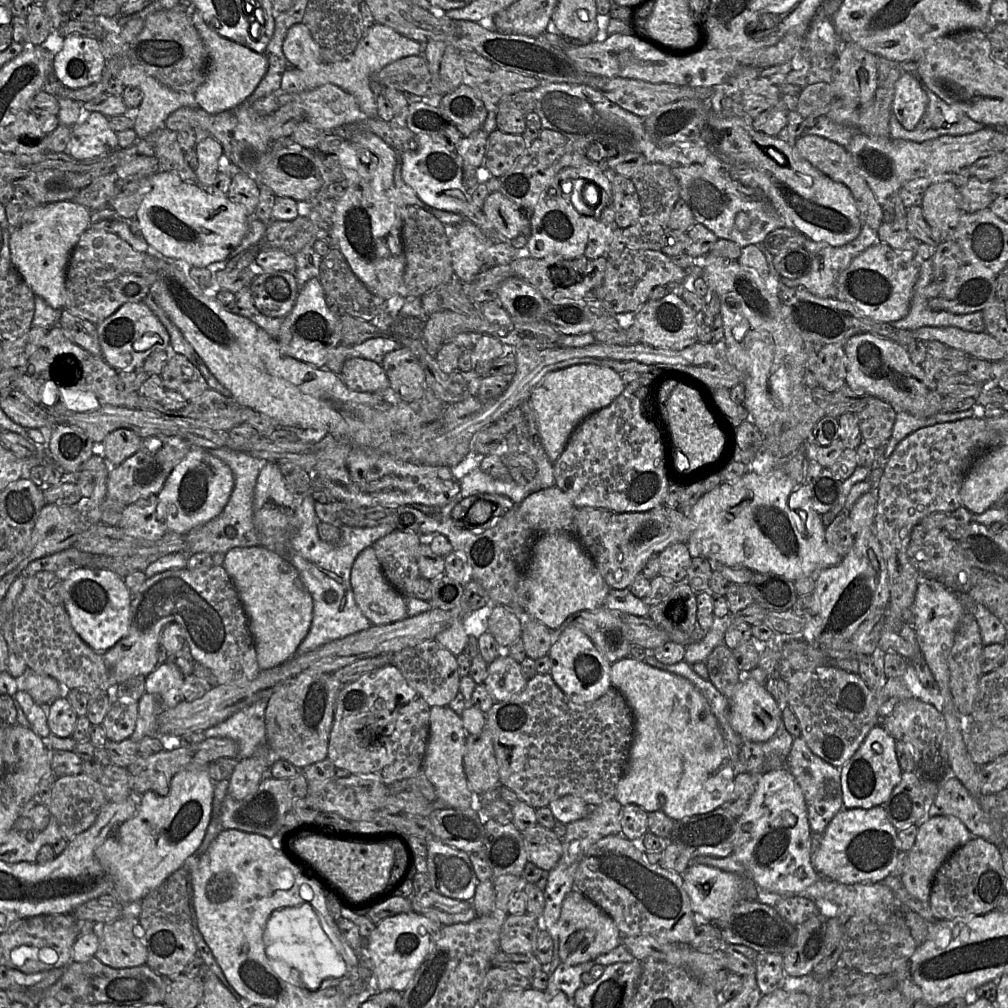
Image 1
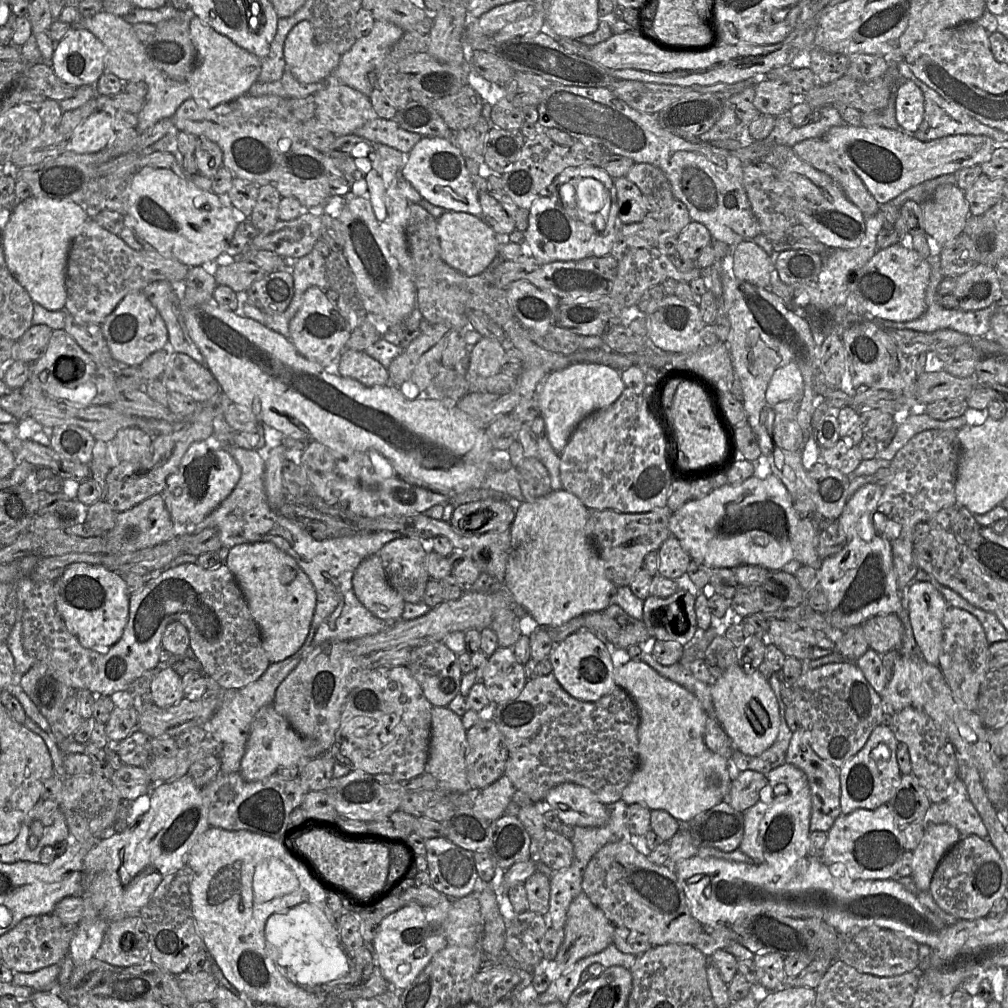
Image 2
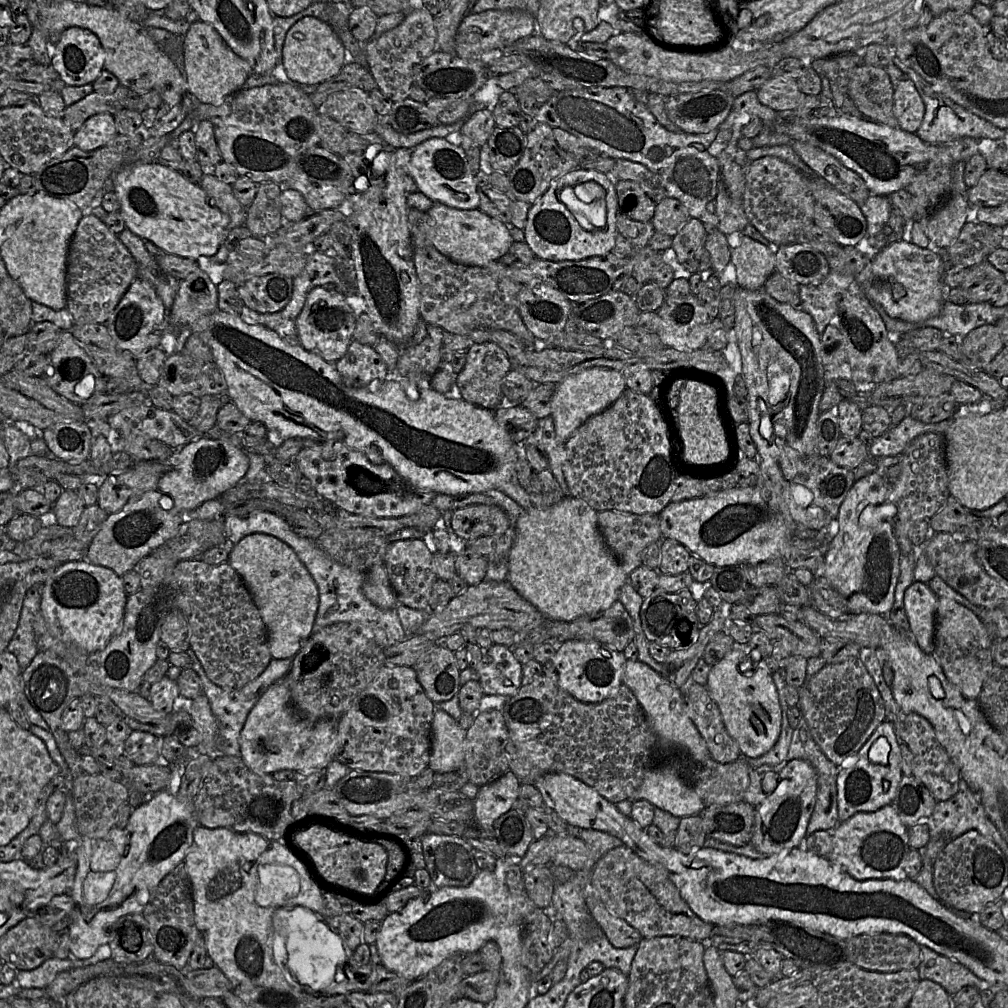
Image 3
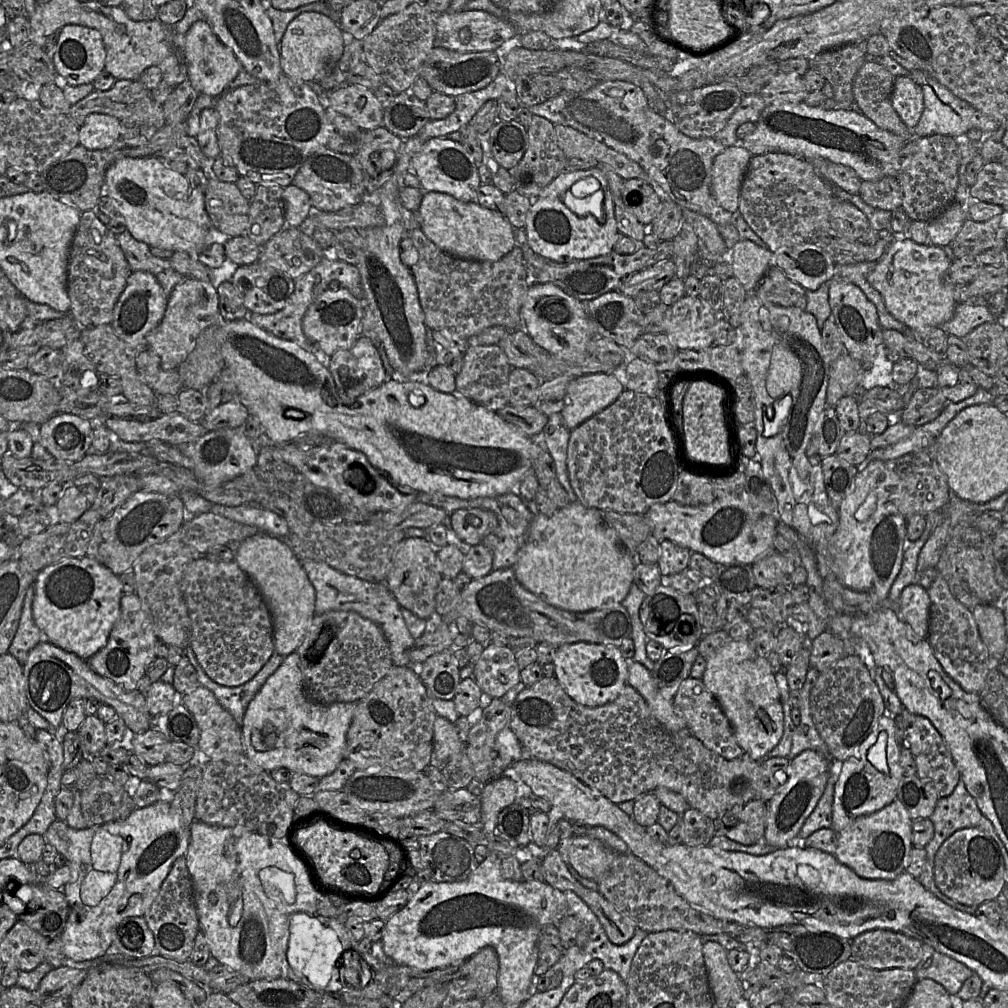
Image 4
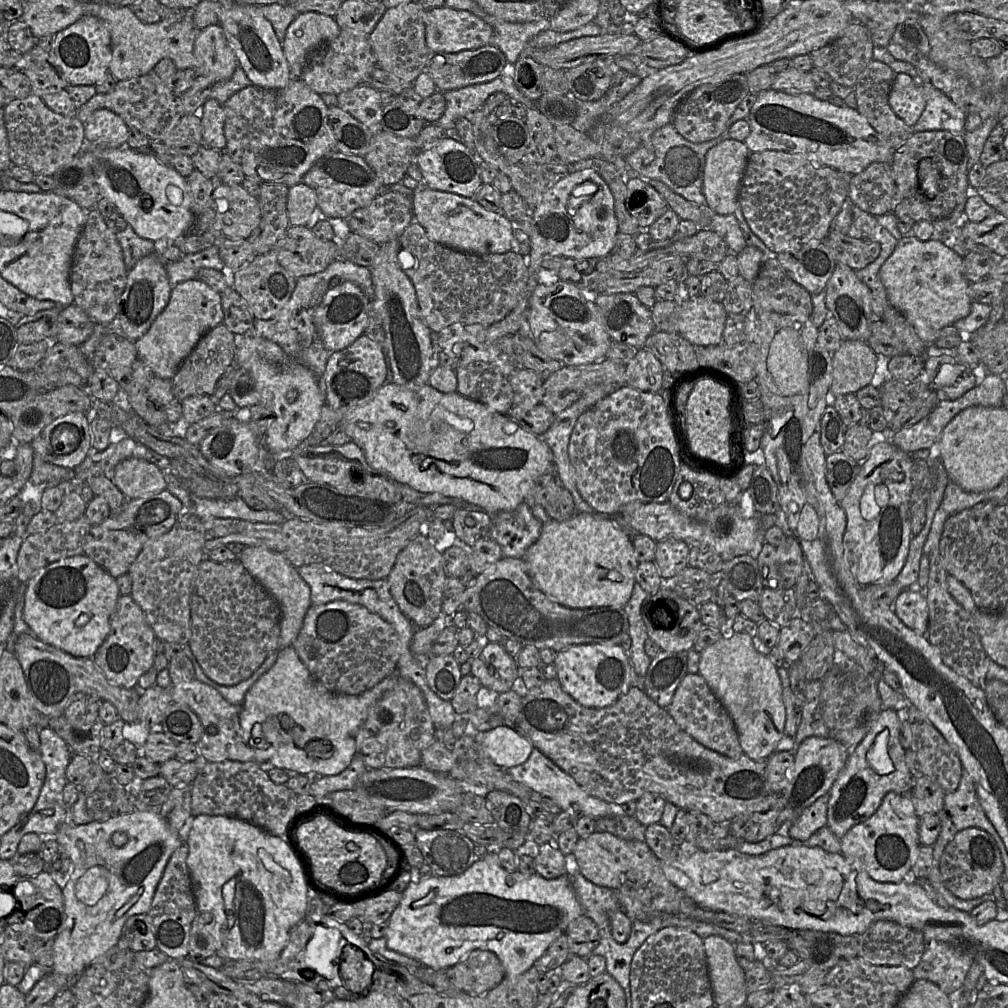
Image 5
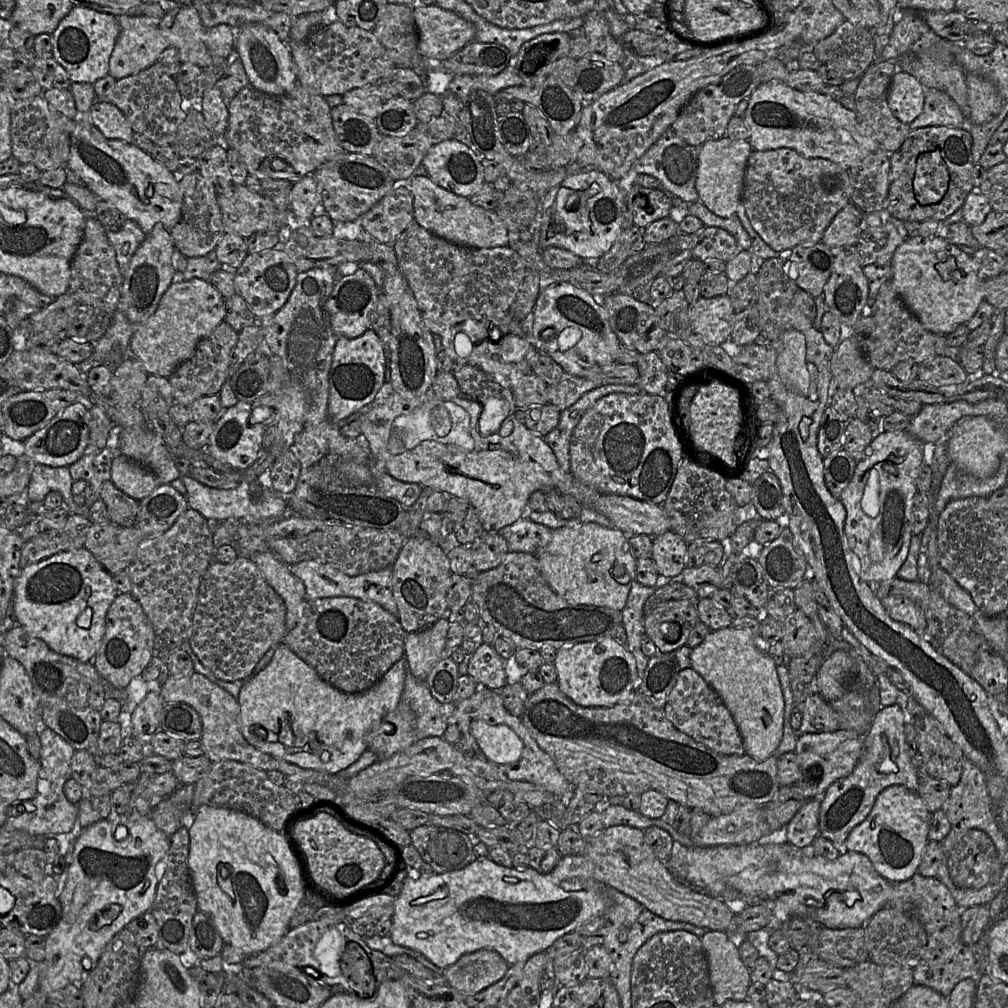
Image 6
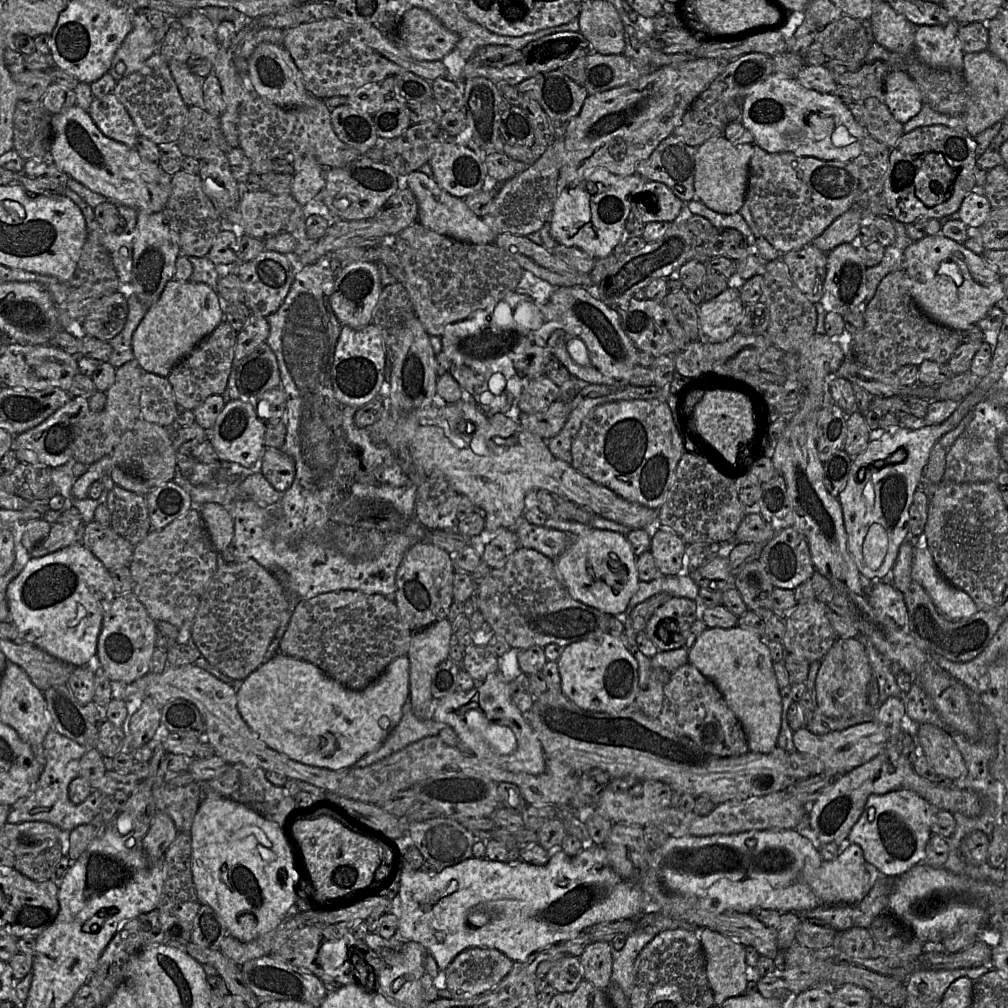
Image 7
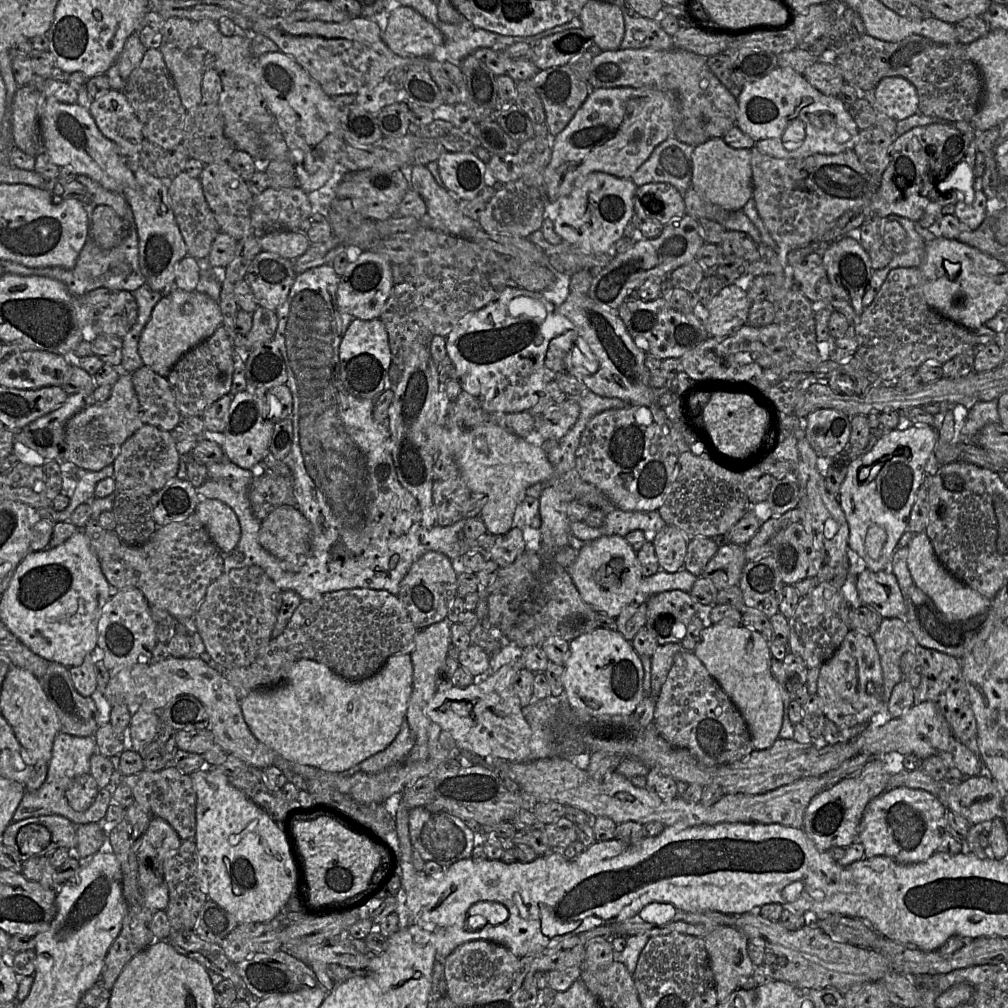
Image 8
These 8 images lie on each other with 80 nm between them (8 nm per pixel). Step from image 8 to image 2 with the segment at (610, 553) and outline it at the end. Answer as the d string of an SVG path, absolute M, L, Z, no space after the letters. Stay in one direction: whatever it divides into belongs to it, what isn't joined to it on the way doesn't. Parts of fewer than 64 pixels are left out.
M564 489L552 490L545 496L516 504L504 582L516 603L540 627L560 626L580 615L603 611L611 604L617 586L609 578L605 562L587 534L589 512L578 497Z

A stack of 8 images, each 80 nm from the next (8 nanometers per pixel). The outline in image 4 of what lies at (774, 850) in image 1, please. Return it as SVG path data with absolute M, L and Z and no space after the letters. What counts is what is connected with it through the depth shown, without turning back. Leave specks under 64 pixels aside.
M804 750L790 760L786 780L772 798L766 802L766 828L764 842L780 849L798 841L799 832L821 798L831 773L831 762L814 750Z

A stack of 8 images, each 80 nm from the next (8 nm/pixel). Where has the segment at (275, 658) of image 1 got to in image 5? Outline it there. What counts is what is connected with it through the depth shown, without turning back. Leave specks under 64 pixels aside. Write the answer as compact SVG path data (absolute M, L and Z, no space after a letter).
M245 546L238 556L246 570L272 595L281 611L279 648L292 646L312 605L309 585L282 554L262 546Z

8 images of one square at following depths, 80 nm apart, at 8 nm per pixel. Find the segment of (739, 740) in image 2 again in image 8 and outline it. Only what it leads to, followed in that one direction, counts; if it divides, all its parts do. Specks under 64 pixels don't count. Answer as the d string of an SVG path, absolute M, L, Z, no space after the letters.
M715 623L703 628L693 653L742 714L749 728L754 749L770 748L779 738L783 702L779 683L771 670L772 656L764 637L745 626Z

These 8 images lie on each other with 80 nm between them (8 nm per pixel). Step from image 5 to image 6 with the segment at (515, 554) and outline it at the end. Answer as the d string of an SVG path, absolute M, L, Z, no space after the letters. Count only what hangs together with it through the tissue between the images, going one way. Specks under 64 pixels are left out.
M520 517L498 533L507 541L509 552L537 554L550 542L552 531L551 528L535 523L529 518Z

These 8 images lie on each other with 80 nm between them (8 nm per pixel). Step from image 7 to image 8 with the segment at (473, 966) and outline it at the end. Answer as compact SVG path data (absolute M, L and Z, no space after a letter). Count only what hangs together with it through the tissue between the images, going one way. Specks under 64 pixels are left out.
M474 940L457 947L444 960L447 995L456 1003L476 1003L489 1000L505 987L519 967L520 958L496 942Z

